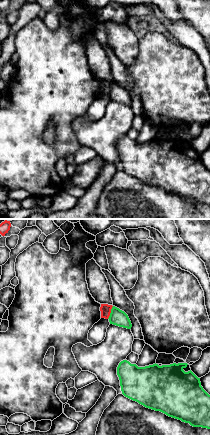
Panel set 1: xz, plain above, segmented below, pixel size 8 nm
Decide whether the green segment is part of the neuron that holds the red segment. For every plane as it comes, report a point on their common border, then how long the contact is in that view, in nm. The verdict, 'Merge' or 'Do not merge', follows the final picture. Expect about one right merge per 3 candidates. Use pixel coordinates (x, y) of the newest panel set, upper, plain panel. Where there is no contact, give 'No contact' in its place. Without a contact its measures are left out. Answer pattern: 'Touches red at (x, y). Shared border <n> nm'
Touches red at (110, 88). Shared border 120 nm

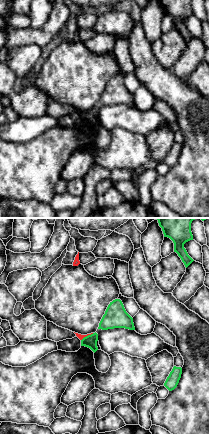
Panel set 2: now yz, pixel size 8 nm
Touches red at (87, 111). Shared border 120 nm

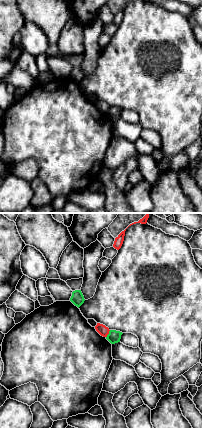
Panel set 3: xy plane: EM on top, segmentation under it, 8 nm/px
Touches red at (108, 109). Shared border 70 nm

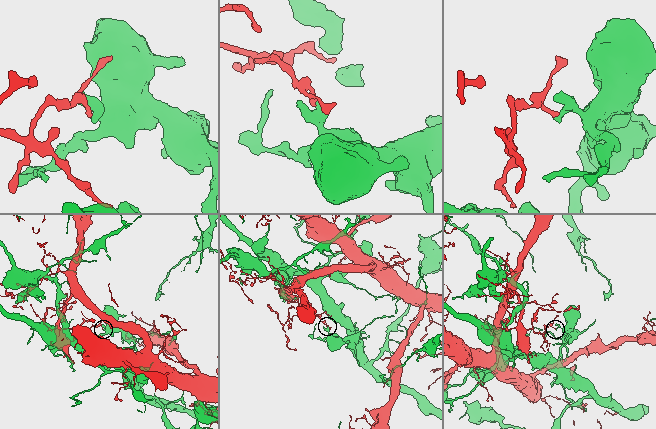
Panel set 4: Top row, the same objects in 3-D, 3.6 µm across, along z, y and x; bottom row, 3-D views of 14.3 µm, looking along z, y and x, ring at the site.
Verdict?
Do not merge

